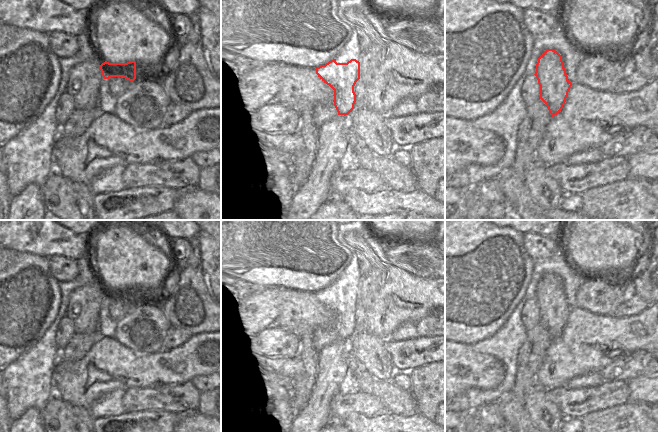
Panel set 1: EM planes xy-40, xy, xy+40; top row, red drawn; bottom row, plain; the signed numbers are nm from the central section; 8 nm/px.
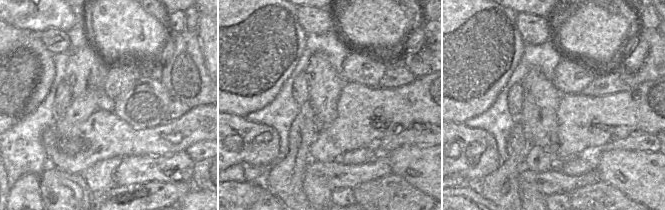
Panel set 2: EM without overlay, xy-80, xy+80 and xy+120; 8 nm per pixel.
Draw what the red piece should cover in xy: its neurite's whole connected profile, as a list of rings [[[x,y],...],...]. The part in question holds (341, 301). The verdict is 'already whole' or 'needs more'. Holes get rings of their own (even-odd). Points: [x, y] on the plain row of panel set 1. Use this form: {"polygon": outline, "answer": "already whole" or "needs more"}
{"polygon": [[[333,283],[316,293],[283,287],[282,310],[278,319],[281,327],[286,331],[291,331],[297,337],[311,333],[319,327],[333,325],[338,339],[345,340],[354,333],[356,326],[354,310],[359,303],[360,286],[356,283],[351,283],[347,287],[337,287],[336,283]]], "answer": "needs more"}

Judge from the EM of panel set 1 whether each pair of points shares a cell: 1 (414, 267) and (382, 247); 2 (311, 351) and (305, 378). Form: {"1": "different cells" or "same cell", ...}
{"1": "different cells", "2": "same cell"}

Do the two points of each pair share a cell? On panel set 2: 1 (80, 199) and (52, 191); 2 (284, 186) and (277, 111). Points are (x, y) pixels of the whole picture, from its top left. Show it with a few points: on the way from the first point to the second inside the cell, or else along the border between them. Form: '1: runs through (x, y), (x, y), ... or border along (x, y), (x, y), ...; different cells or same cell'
1: runs through (73, 199), (68, 199), (59, 191); same cell
2: border along (289, 137), (288, 152), (273, 164); different cells

